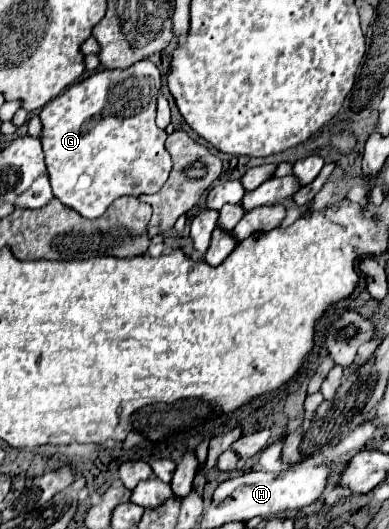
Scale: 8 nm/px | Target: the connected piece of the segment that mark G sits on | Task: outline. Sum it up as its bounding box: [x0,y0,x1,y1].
[41,59,171,219]

